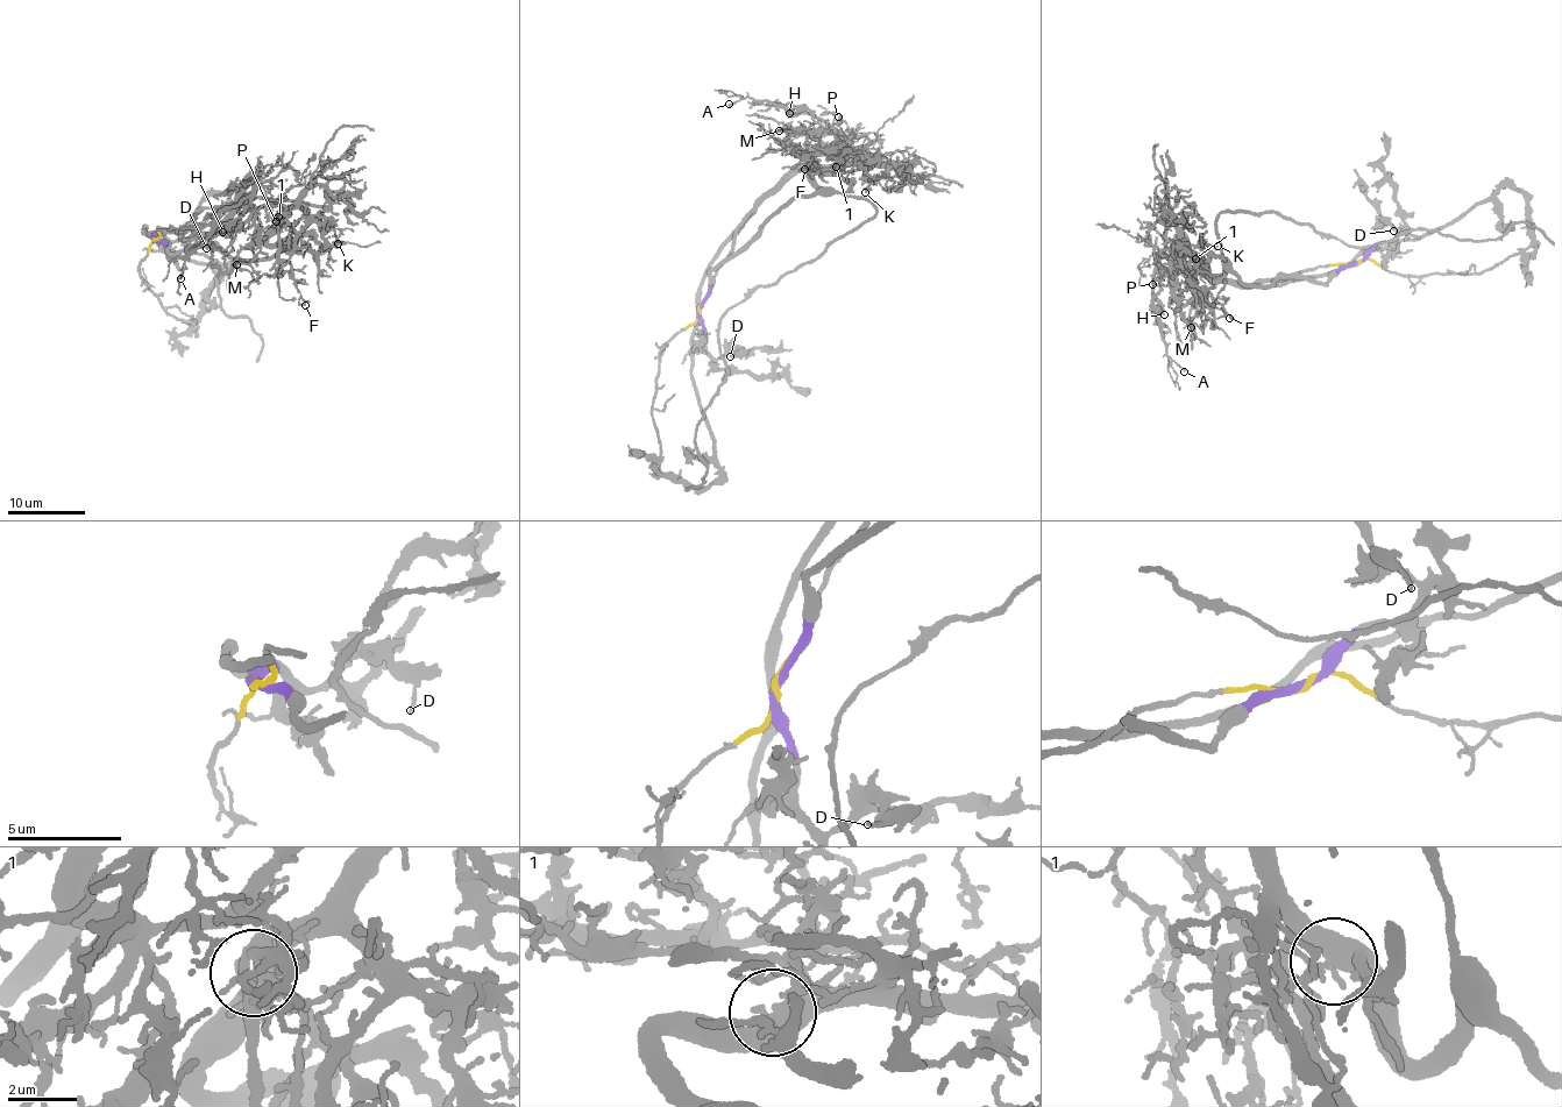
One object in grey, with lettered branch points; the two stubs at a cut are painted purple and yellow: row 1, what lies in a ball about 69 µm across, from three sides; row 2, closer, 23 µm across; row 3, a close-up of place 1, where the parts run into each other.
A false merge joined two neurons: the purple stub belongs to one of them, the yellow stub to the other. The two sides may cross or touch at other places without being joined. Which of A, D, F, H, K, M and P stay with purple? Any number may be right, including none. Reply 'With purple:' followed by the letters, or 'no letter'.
With purple: D, F, K

